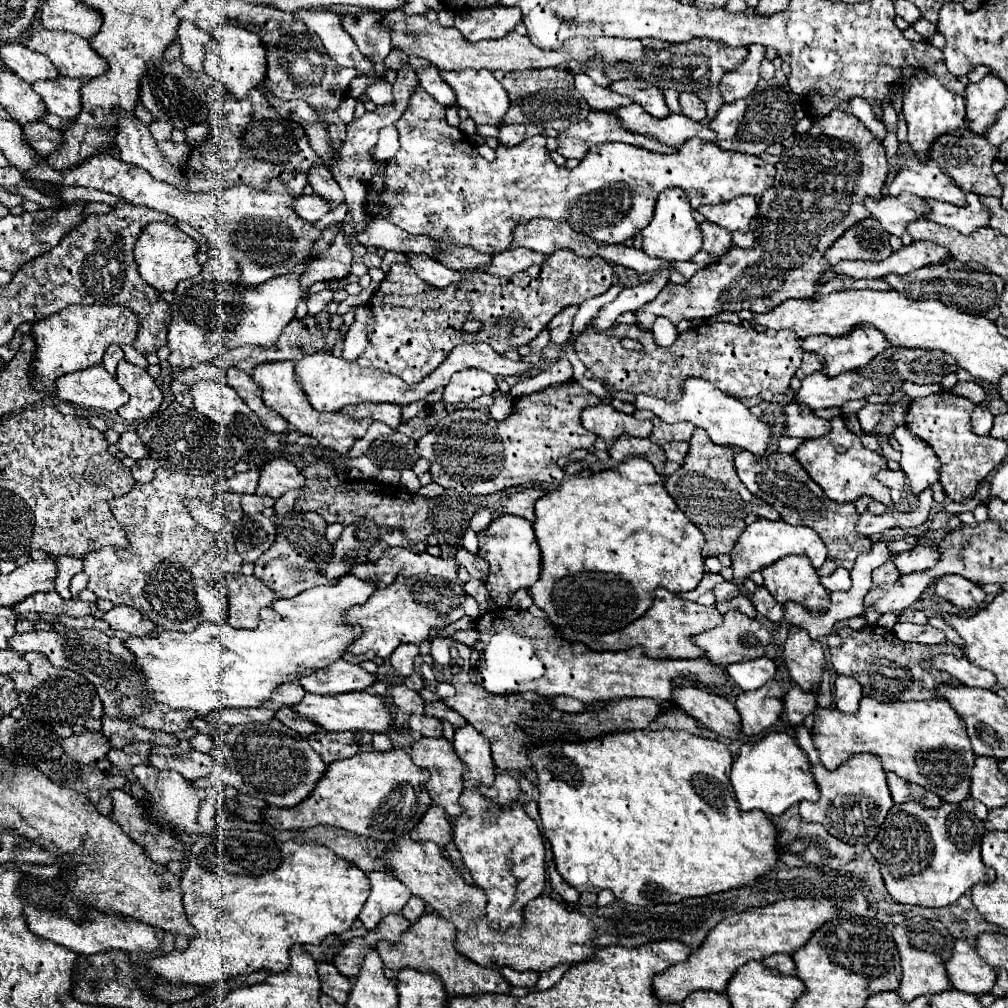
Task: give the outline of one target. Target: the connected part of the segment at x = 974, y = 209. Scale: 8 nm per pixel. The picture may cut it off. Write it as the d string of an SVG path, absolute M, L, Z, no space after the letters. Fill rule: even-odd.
M968 192L966 194L966 206L952 206L952 204L944 204L944 202L934 202L934 200L926 200L928 204L928 212L924 214L924 218L942 224L942 226L950 226L956 228L962 234L970 234L982 226L988 226L988 208L984 208L978 200L978 194Z

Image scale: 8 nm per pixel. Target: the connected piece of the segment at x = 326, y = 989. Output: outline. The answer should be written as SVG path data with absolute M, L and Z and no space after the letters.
M318 962L318 974L320 974L322 992L332 996L336 1002L344 1004L352 990L352 980L342 976L330 962Z

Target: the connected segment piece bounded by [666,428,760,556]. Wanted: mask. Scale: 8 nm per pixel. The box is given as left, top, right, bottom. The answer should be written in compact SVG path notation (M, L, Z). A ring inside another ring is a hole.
M696 428L692 434L684 464L666 478L666 490L678 508L688 516L688 520L694 522L706 536L702 556L718 556L730 552L746 528L744 518L748 514L754 514L760 504L736 474L734 450L730 446L714 444L700 428Z

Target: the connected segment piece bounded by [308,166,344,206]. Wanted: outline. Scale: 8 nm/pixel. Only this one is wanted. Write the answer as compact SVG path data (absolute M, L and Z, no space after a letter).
M312 166L308 172L308 182L314 188L314 192L330 200L332 206L338 206L340 202L344 202L344 194L340 192L340 186L336 184L336 180L332 180L332 174L328 172L326 166Z

